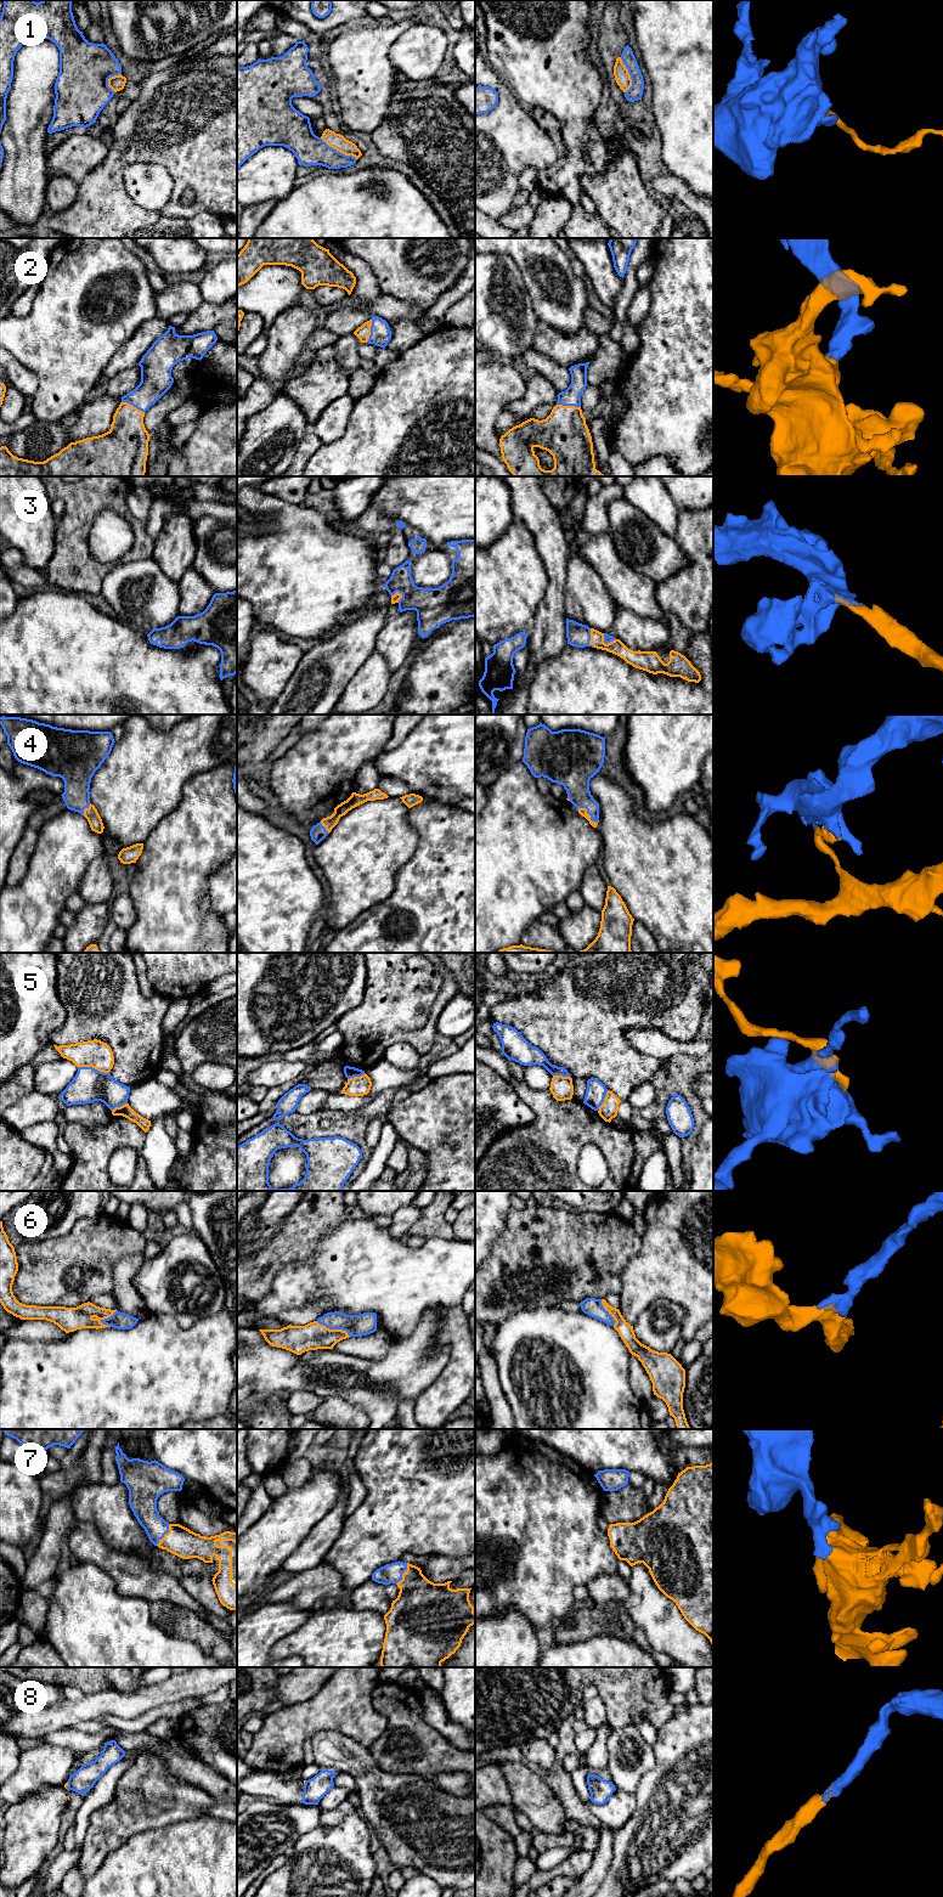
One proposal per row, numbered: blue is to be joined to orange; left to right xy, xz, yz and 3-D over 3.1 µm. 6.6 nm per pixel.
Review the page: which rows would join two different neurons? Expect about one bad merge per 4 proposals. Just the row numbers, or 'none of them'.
1, 4, 5

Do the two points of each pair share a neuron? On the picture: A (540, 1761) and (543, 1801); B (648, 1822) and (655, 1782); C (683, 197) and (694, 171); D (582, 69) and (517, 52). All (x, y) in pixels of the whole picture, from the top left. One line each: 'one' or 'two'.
A: two
B: one
C: two
D: one

